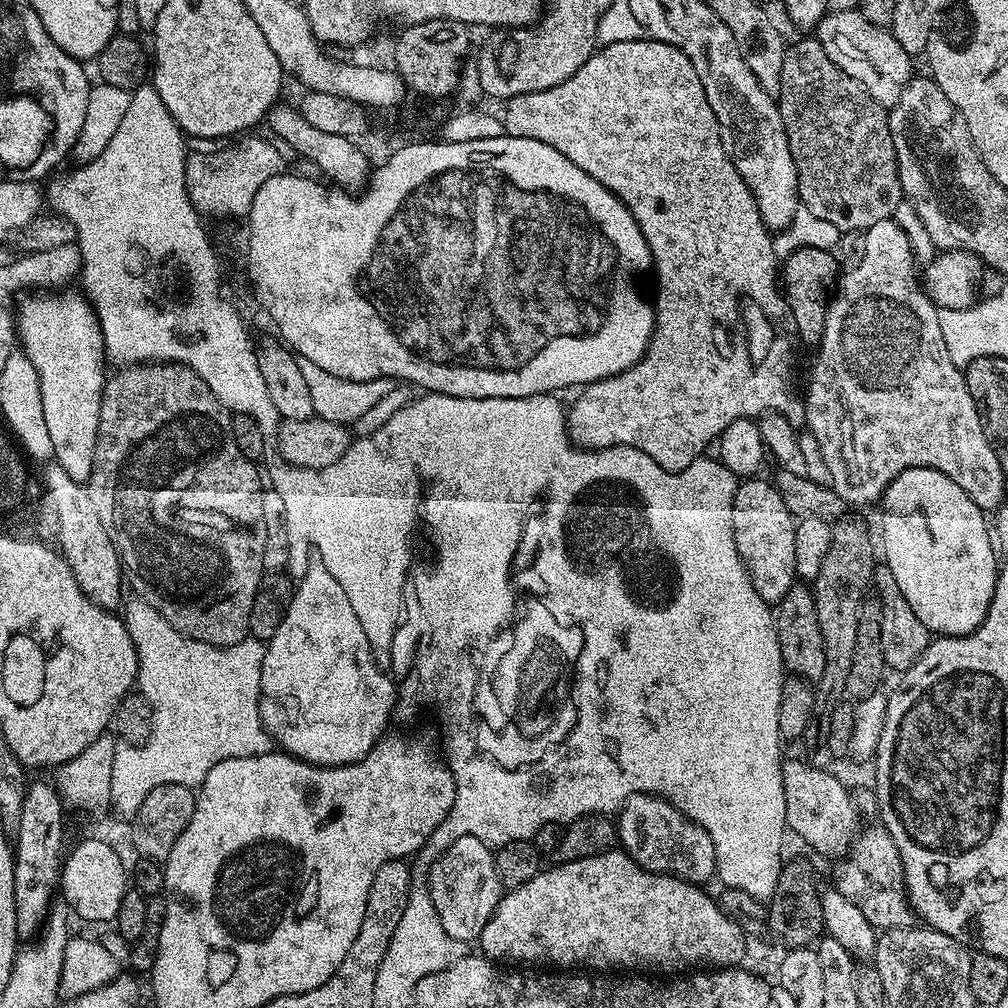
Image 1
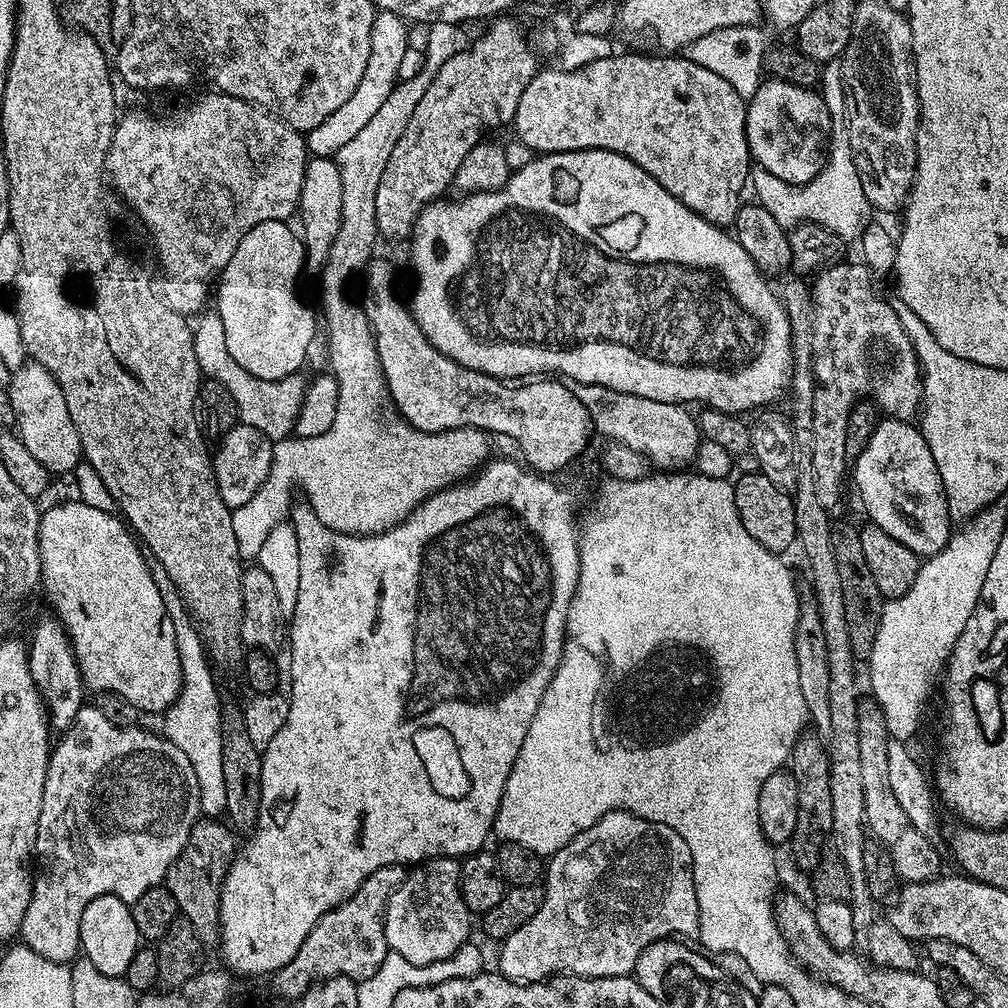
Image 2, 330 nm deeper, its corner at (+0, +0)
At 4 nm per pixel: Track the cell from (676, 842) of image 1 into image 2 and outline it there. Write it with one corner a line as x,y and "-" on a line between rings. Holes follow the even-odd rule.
607,812
594,826
582,830
562,850
555,852
553,856
547,857
546,867
542,873
542,887
544,897
542,906
530,922
526,922
514,934
510,934
499,945
500,965
498,971
501,976
508,980
514,980
517,984
534,984
547,981
555,972
564,972
568,976
585,976
586,978
614,978
615,976
632,976
636,970
636,962
642,950
659,940
669,938
695,937
700,931
700,911
698,910
698,898
694,894
694,878
692,877
692,859
686,842
670,826
650,822
646,818
638,818
629,812

